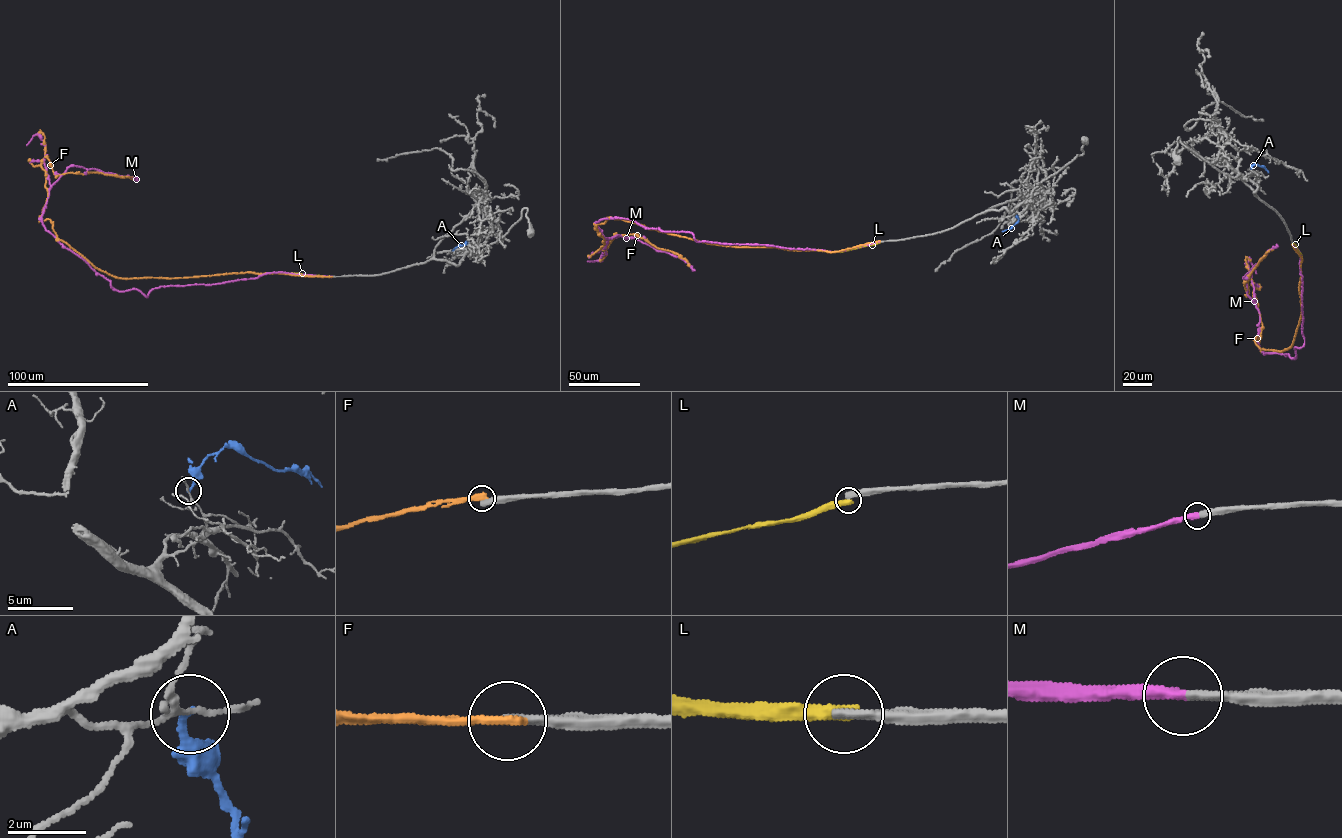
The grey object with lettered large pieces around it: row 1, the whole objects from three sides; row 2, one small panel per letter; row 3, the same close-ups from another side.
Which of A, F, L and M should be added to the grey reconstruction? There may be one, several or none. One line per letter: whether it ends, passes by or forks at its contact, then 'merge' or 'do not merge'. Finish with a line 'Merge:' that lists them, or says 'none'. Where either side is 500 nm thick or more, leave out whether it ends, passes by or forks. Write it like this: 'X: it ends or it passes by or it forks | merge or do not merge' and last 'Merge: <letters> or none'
A: it ends | do not merge
F: it ends | do not merge
L: it ends | do not merge
M: it ends | merge
Merge: M

